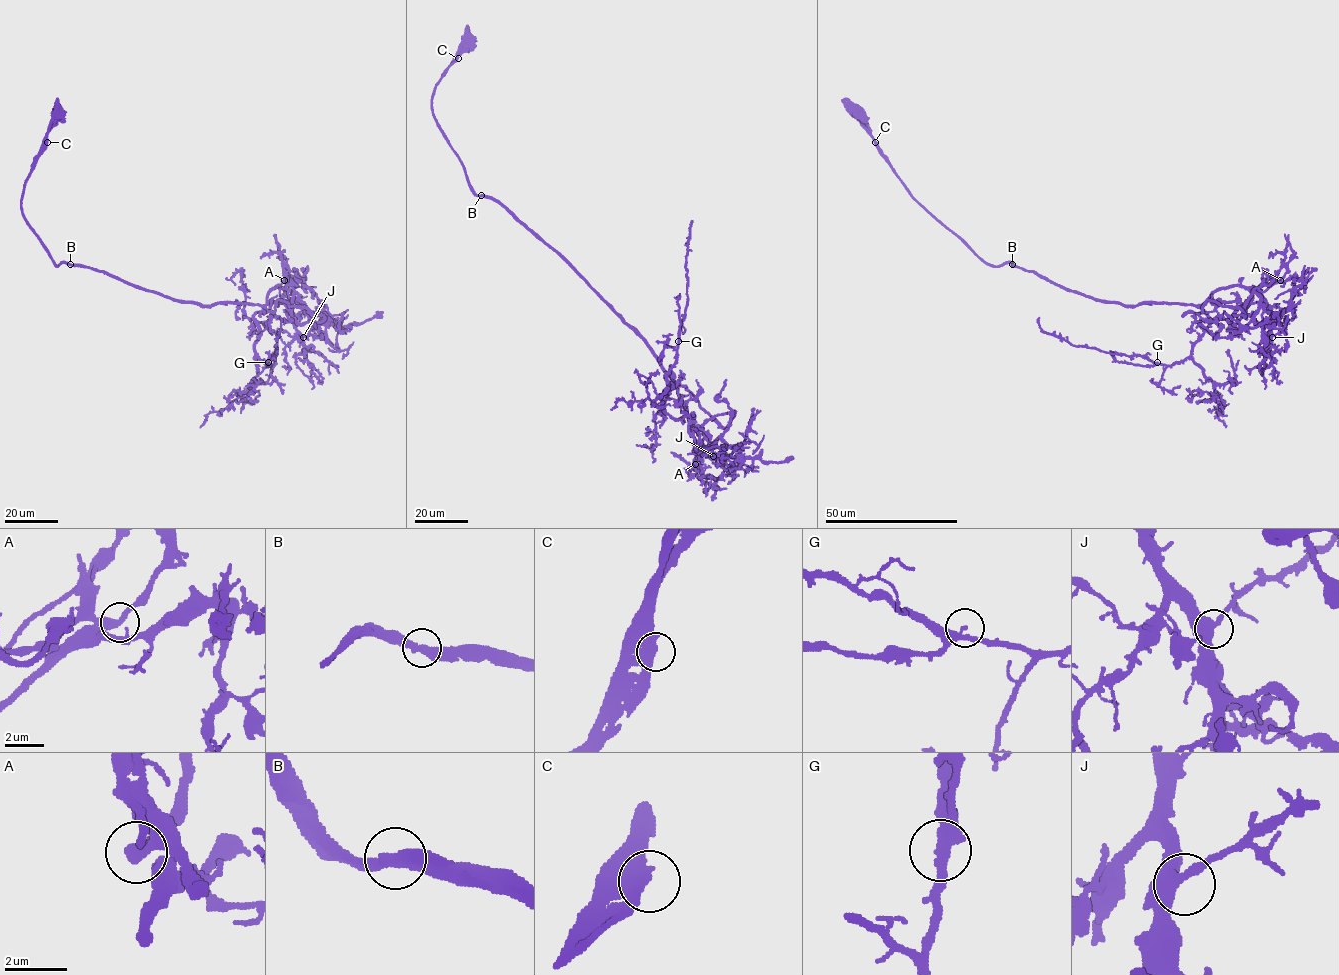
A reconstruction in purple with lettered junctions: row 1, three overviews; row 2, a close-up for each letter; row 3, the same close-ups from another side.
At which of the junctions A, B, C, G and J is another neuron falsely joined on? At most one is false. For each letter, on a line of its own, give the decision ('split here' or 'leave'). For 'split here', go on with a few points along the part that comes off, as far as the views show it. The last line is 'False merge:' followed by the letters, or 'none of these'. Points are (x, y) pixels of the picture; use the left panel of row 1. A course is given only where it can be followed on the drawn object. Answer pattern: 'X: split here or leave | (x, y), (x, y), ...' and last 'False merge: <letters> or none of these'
A: leave
B: leave
C: leave
G: leave
J: leave
False merge: none of these

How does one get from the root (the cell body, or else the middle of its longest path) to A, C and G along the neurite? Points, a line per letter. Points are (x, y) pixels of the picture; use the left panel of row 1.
A: (58, 113), (21, 199), (57, 266), (95, 268), (201, 305), (264, 305), (275, 286), (286, 291), (284, 280)
C: (58, 113), (48, 127), (47, 142)
G: (58, 113), (21, 199), (54, 263), (201, 305), (258, 304), (254, 351), (268, 362)

